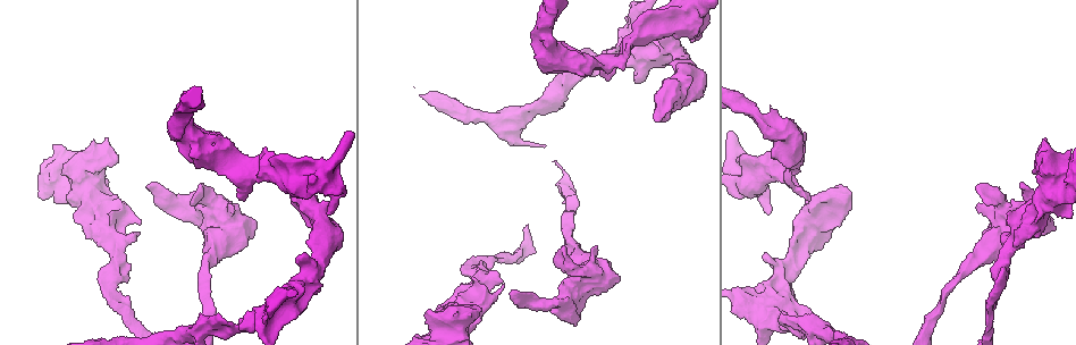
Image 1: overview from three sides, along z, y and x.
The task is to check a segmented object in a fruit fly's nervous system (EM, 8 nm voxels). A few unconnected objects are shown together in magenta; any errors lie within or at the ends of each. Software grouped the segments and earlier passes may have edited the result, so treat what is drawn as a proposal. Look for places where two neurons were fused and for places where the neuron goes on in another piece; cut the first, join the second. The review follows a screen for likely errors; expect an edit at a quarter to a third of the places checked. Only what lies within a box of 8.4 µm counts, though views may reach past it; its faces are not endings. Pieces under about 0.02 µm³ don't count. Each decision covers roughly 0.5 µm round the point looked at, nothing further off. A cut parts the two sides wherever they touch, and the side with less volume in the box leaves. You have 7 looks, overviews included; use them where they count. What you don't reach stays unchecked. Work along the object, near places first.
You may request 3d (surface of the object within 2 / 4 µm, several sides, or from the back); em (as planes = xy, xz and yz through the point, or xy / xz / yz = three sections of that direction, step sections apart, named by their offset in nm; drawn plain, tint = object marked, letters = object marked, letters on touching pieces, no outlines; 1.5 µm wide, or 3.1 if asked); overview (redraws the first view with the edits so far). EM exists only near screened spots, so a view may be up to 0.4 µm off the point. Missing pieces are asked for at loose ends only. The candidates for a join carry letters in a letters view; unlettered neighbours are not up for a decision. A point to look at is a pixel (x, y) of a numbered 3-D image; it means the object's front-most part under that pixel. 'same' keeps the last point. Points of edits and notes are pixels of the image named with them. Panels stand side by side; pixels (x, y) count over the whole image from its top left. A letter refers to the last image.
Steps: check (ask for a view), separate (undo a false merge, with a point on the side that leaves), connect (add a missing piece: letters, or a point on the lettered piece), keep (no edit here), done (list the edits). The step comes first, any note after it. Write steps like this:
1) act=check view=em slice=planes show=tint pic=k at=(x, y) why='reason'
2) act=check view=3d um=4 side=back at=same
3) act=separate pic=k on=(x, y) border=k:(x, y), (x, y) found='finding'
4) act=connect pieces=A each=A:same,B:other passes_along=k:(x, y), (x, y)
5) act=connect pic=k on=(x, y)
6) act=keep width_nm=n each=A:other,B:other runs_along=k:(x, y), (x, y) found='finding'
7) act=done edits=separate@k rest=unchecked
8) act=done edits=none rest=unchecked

act=check view=3d um=2 pic=1 at=(636, 77) why='thick end'

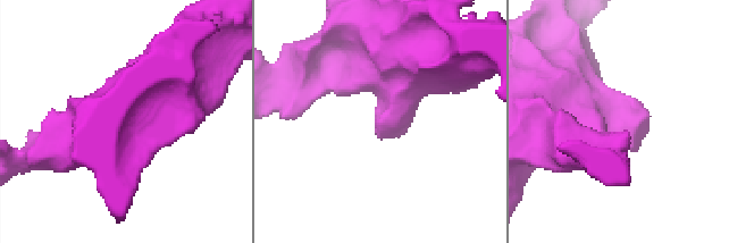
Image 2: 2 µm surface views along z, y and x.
act=check view=em slice=planes show=tint pic=2 at=(635, 149)

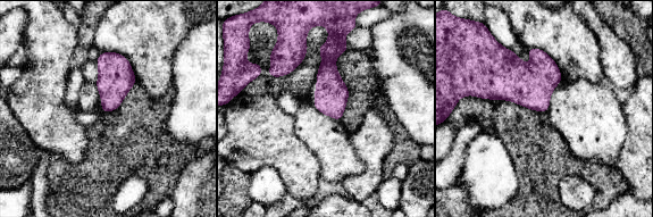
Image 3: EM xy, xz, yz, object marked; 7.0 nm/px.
act=check view=em slice=planes show=letters at=same

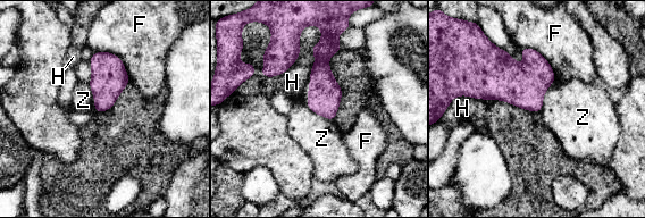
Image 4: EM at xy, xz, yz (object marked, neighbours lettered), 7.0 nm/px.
act=keep width_nm=200 each=F:other,H:other,Z:other border=4:(555, 80), (538, 111) found='none of them fits'

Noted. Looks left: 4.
act=check view=3d um=4 pic=1 at=(674, 25) why='calibre changes'

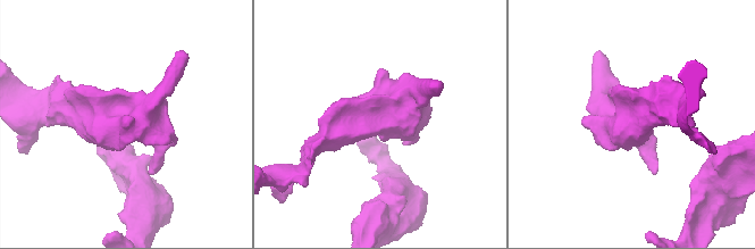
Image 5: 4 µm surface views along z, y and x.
act=check view=em slice=yz step=8 show=plain pic=5 at=(379, 117) why='shape alone is not enough'

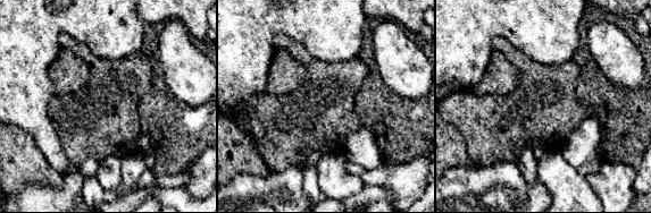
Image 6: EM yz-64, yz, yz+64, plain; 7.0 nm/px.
act=check view=em slice=yz step=8 show=letters at=same

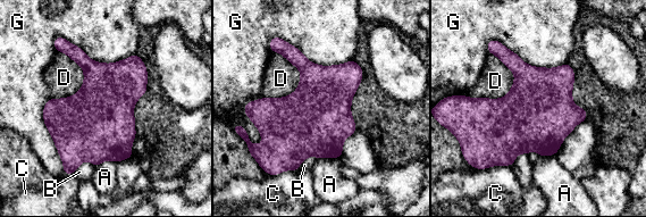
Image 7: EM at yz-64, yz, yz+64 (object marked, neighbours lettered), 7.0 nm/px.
act=keep width_nm=480 each=A:other,B:other,C:other,D:other,G:other border=7:(516, 76), (500, 98), (463, 96) found='continuous, no second neuron'

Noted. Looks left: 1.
act=done edits=none rest=unchecked

